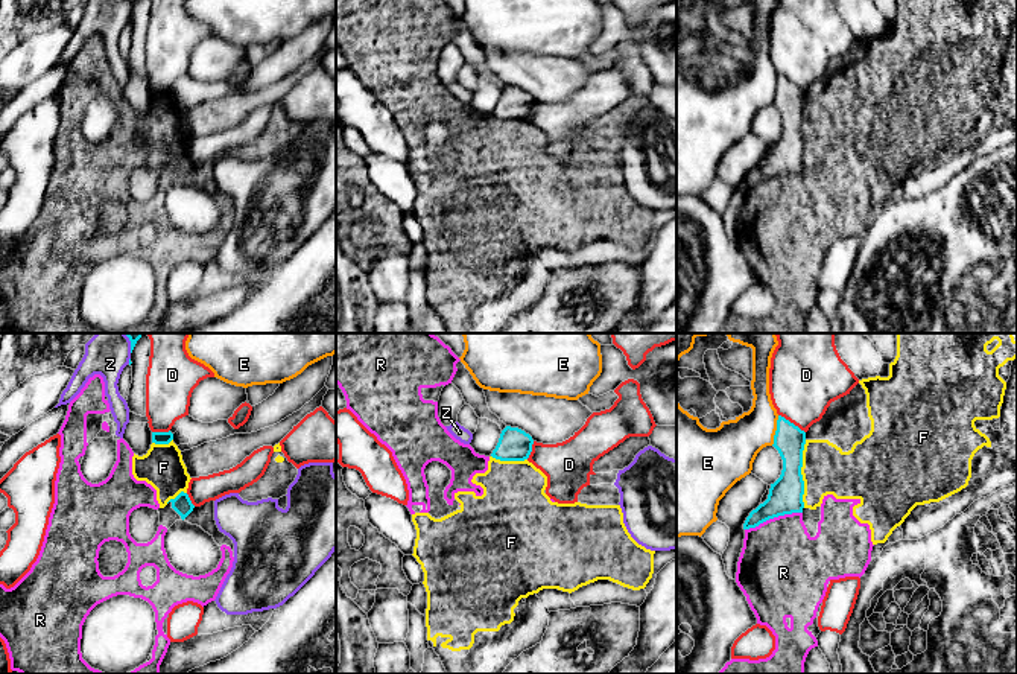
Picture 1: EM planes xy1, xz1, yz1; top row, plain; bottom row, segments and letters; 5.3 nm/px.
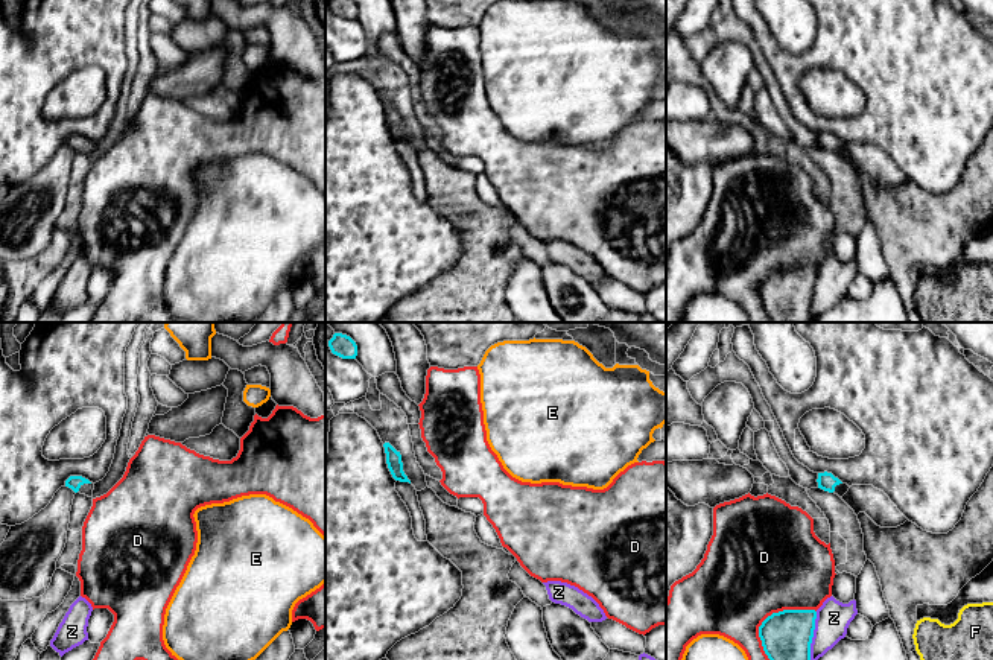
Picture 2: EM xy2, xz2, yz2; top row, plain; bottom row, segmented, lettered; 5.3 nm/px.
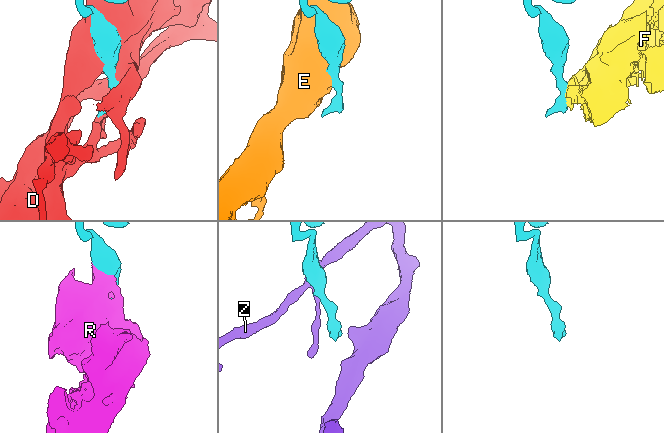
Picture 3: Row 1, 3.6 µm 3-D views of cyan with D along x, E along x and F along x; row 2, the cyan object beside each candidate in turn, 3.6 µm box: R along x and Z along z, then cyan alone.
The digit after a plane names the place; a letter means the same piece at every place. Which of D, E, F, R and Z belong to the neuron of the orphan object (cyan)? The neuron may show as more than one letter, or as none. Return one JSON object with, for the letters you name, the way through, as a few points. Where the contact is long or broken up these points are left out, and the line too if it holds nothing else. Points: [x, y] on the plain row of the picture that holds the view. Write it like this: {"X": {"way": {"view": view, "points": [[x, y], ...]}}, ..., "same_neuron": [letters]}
{"same_neuron": []}

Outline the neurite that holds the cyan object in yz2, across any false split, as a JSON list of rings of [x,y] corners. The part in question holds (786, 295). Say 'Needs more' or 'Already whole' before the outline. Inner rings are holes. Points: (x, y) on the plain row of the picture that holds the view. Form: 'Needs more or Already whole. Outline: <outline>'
Already whole. Outline: [[[783,269],[768,275],[759,286],[759,297],[771,322],[812,322],[815,278],[815,269]]]

